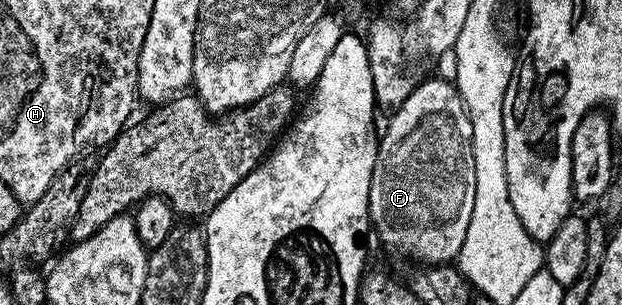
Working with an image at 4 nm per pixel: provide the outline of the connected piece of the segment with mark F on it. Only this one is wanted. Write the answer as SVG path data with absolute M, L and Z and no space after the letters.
M427 79L423 84L412 86L407 99L394 108L391 124L387 127L387 132L382 132L378 140L379 152L377 161L373 165L373 181L369 185L369 213L373 224L374 234L379 234L379 239L391 251L396 251L399 255L408 255L411 259L416 259L419 265L450 264L456 258L465 245L465 233L469 233L469 221L473 217L473 201L477 193L477 169L475 168L476 152L473 149L473 125L470 117L467 116L467 107L459 96L459 89L454 82L443 79Z

